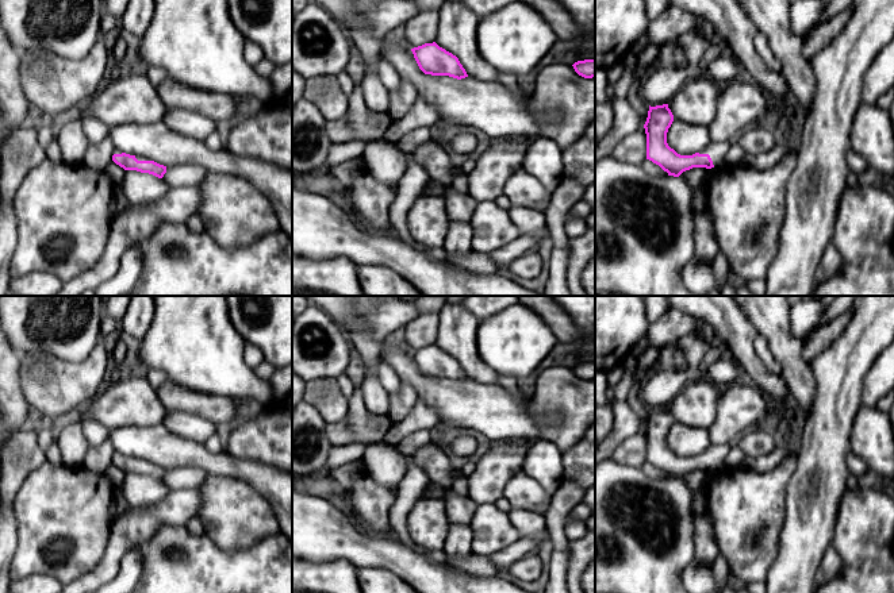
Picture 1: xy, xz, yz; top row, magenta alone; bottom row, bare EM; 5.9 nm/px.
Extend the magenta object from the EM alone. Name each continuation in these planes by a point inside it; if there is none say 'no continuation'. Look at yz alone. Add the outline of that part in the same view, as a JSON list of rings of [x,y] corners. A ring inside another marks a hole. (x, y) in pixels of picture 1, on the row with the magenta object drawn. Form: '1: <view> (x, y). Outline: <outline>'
1: yz (717, 150). Outline: [[[711,142],[709,146],[698,151],[699,154],[709,154],[714,167],[721,166],[726,161],[726,154],[730,149],[730,142]]]

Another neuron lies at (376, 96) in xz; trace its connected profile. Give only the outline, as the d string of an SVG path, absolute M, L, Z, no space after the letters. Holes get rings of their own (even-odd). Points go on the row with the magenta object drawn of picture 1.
M375 72L364 73L361 88L367 107L377 113L388 113L390 92Z

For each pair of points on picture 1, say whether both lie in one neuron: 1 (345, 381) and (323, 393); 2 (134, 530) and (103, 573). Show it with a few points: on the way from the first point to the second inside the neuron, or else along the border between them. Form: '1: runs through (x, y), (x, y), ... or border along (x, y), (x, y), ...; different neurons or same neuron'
1: border along (336, 380), (346, 399); different neurons
2: runs through (123, 540), (110, 562); same neuron

